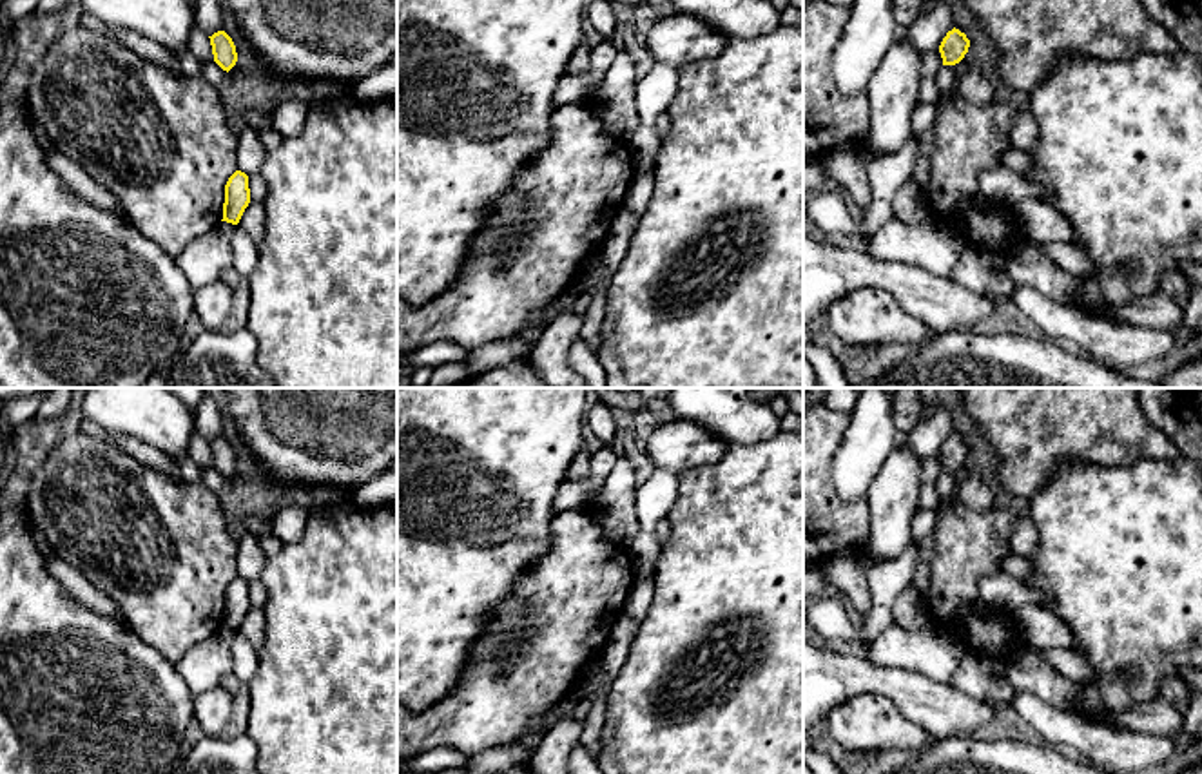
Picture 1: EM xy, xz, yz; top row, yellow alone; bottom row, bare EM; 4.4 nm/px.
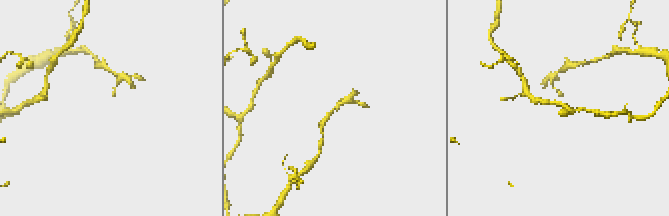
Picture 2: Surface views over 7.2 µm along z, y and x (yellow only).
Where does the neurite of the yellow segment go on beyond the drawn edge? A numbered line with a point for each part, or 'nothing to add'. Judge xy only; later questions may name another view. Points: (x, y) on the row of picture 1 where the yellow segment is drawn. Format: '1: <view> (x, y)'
nothing to add

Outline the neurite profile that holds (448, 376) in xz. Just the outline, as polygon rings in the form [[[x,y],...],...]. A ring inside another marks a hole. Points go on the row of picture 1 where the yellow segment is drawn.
[[[450,363],[450,364],[433,368],[428,386],[430,388],[457,388],[468,379],[470,377],[462,363]]]

